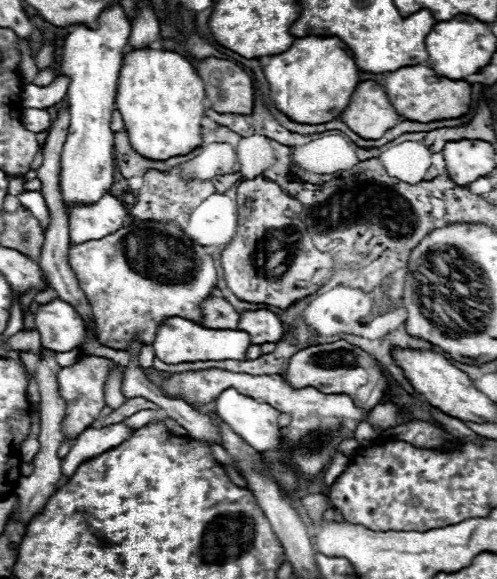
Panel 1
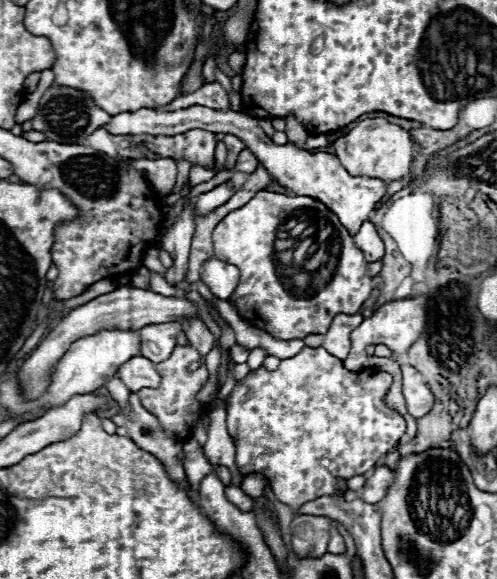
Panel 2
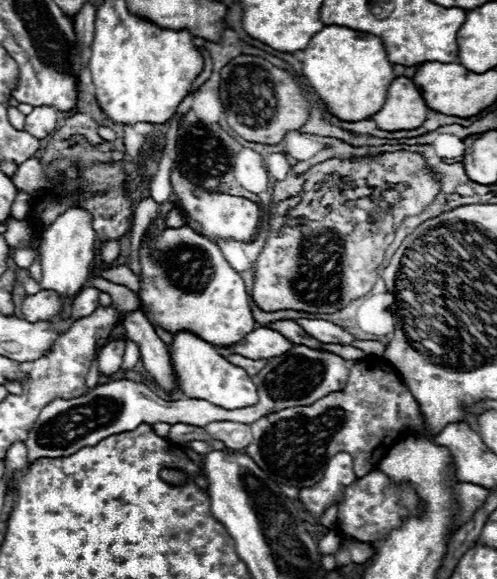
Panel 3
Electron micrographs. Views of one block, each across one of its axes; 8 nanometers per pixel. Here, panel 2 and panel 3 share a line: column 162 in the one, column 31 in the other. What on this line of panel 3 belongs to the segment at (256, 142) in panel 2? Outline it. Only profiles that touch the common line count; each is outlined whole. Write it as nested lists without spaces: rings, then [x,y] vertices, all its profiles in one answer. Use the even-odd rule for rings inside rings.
[[[34,106],[34,110],[26,116],[24,130],[30,132],[38,140],[46,138],[50,132],[56,130],[56,108],[52,108],[52,106]]]

